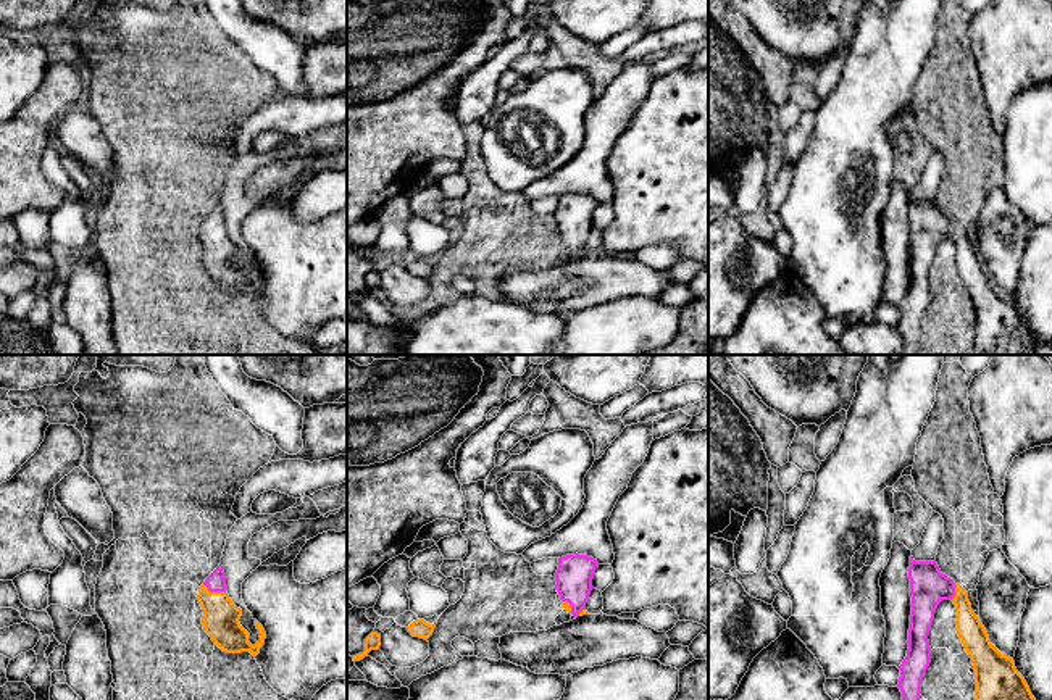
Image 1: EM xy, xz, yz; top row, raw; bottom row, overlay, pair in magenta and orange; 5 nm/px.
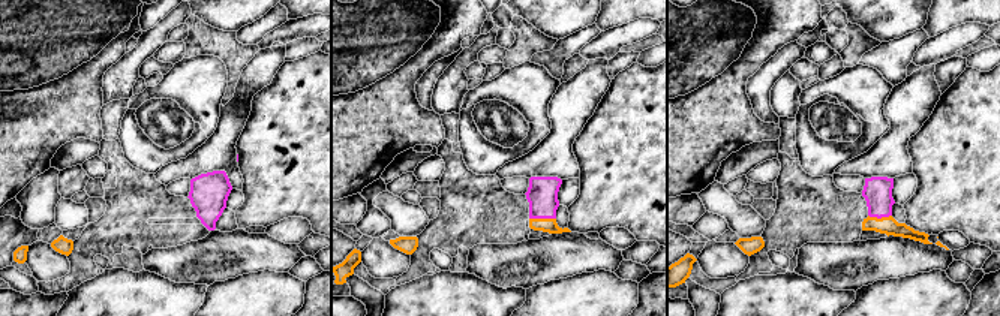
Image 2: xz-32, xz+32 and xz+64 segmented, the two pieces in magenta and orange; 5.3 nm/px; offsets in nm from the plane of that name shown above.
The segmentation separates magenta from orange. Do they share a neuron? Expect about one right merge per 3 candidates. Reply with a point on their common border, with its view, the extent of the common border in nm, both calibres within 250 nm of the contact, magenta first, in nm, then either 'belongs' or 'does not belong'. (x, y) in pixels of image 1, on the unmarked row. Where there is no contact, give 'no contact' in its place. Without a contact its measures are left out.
xy (213, 229) | 130 nm | 100/180 nm | belongs

